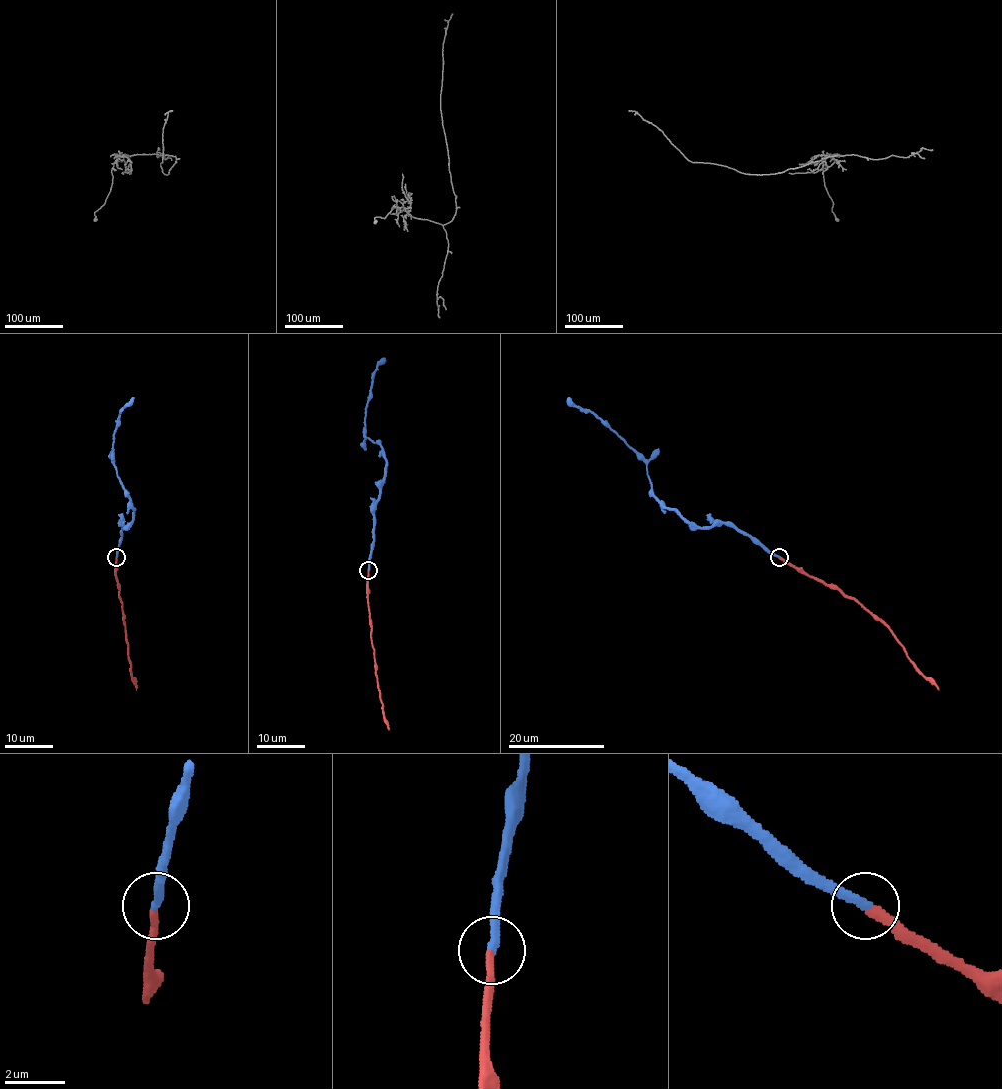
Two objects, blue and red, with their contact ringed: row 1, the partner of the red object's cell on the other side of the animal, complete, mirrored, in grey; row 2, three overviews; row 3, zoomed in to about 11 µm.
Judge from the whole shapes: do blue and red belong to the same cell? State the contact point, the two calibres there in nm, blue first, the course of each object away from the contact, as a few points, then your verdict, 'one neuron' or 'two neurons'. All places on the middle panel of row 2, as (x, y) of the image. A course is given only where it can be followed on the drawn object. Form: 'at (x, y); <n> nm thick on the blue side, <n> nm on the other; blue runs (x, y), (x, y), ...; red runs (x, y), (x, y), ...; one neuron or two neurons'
at (368, 570); 320 nm thick on the blue side, 280 nm on the other; blue runs (369, 570), (373, 505), (379, 495), (385, 459), (383, 448), (365, 435), (366, 404), (372, 373), (385, 358); red runs (369, 571), (367, 602), (375, 667), (388, 729); one neuron

